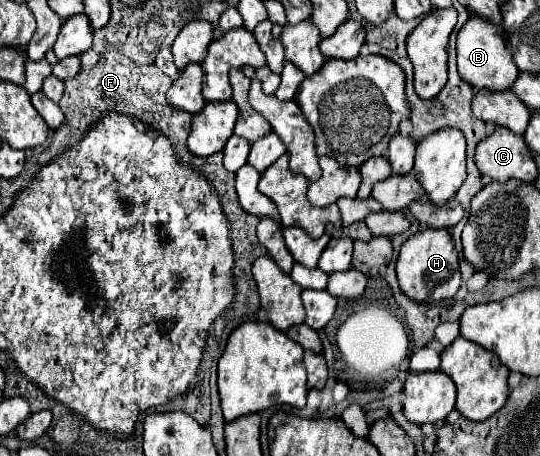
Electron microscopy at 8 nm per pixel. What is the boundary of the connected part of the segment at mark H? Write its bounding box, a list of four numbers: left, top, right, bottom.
[396,229,462,303]

